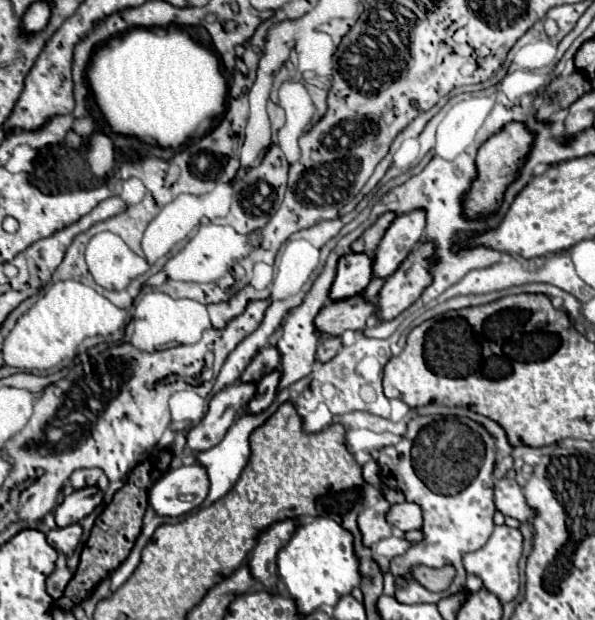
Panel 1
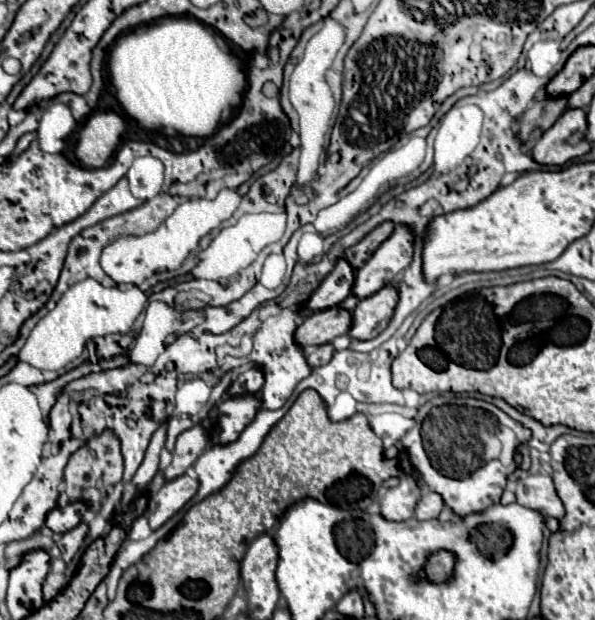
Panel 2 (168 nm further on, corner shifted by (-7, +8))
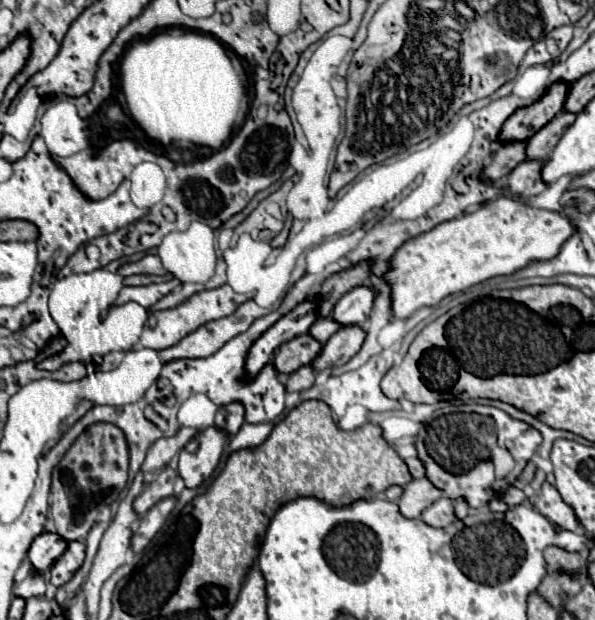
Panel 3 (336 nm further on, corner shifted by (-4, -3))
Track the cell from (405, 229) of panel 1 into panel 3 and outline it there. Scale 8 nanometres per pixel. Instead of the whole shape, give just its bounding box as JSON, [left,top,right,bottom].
[332,286,376,324]

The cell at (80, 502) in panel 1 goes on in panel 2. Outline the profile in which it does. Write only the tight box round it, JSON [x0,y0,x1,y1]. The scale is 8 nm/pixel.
[45,503,89,533]

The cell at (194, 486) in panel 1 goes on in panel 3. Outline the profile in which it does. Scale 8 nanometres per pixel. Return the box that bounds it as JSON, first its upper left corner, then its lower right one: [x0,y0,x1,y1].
[132,496,178,552]

